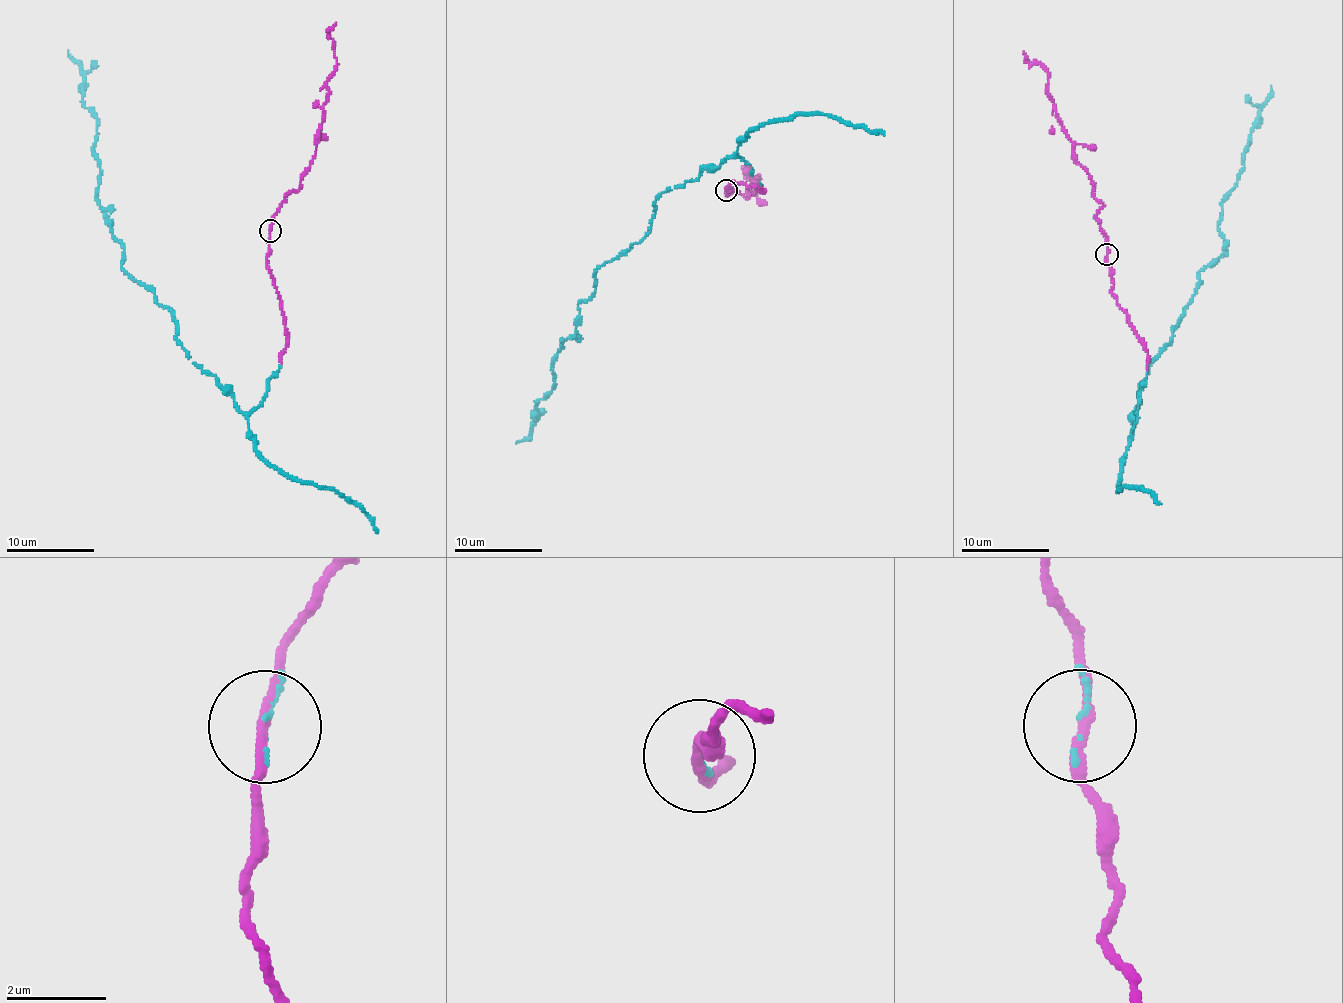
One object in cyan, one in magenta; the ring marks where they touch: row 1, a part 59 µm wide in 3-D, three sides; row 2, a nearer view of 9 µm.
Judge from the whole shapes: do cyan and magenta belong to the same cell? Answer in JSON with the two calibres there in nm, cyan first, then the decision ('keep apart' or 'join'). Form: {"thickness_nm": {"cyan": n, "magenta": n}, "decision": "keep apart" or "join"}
{"thickness_nm": {"cyan": 70, "magenta": 200}, "decision": "join"}

